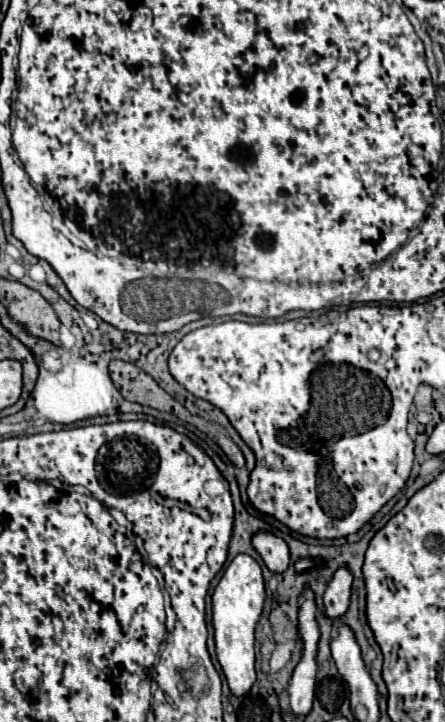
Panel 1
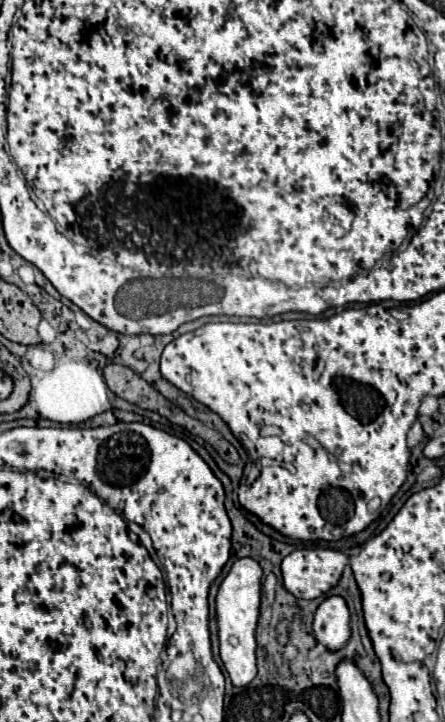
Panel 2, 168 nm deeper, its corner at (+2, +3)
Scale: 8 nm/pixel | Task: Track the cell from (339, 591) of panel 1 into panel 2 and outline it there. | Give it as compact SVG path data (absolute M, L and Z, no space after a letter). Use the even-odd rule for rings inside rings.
M341 596L325 598L313 620L313 634L317 642L329 650L339 650L349 640L349 608Z

